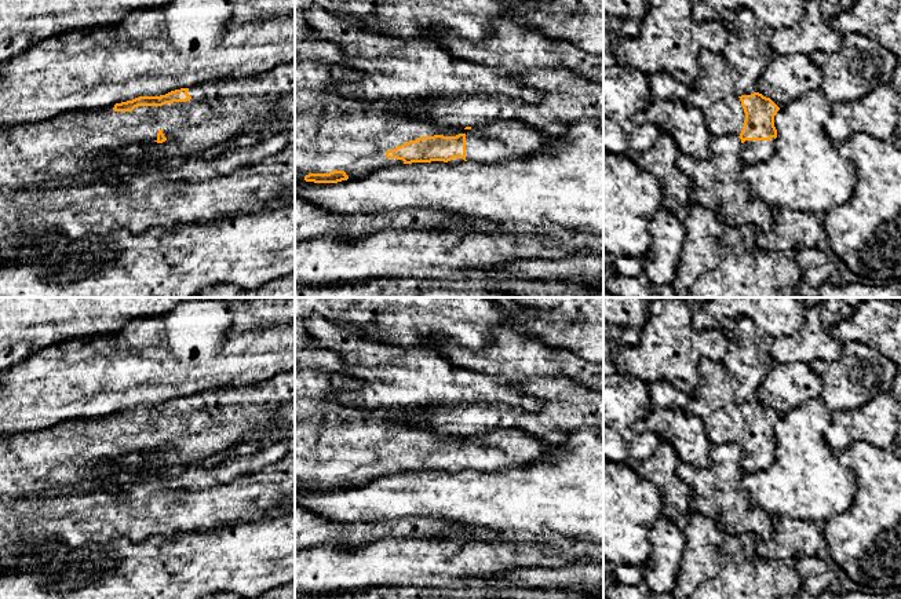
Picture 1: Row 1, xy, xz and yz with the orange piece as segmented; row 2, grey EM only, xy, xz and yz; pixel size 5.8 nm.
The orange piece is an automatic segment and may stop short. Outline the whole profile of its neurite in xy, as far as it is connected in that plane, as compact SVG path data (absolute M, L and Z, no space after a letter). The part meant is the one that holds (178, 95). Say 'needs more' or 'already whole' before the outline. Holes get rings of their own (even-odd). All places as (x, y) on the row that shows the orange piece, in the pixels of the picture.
needs more | M295 62L278 63L267 72L247 77L212 80L160 96L139 96L102 109L66 112L45 121L1 127L0 190L19 190L84 176L102 167L101 153L117 154L128 145L157 142L161 146L154 157L191 157L222 147L229 140L251 131L255 124L274 112L287 125L295 123Z

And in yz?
needs more | M701 51L698 56L700 74L689 87L685 103L700 109L712 136L737 135L741 139L743 162L752 165L767 161L776 150L777 129L774 116L780 107L759 92L738 96L733 88L733 72L722 54Z

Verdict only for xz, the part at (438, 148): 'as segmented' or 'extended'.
extended

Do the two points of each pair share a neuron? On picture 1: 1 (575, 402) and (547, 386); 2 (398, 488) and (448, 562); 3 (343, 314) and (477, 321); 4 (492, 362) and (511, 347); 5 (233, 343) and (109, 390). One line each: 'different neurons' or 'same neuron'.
1: same neuron
2: different neurons
3: same neuron
4: same neuron
5: same neuron

